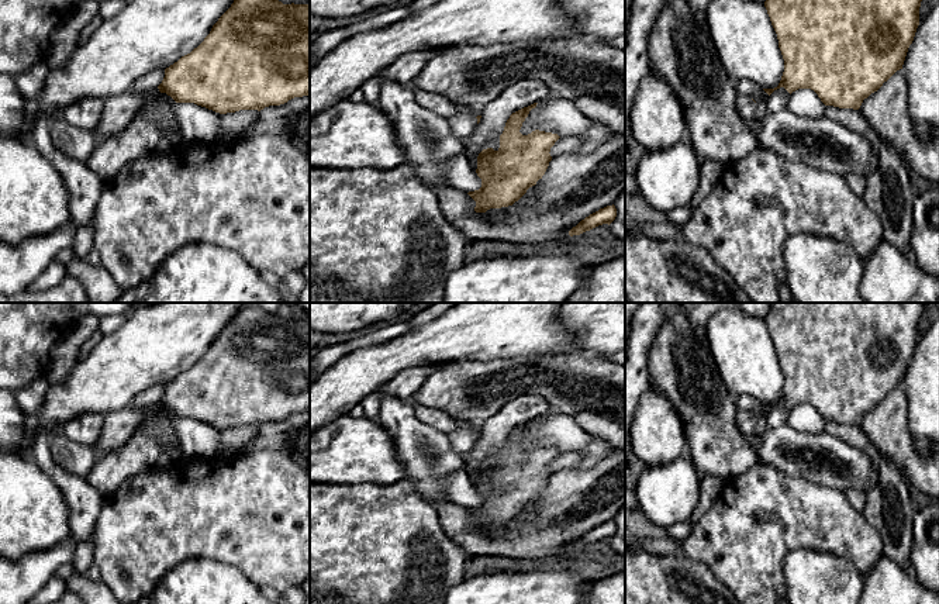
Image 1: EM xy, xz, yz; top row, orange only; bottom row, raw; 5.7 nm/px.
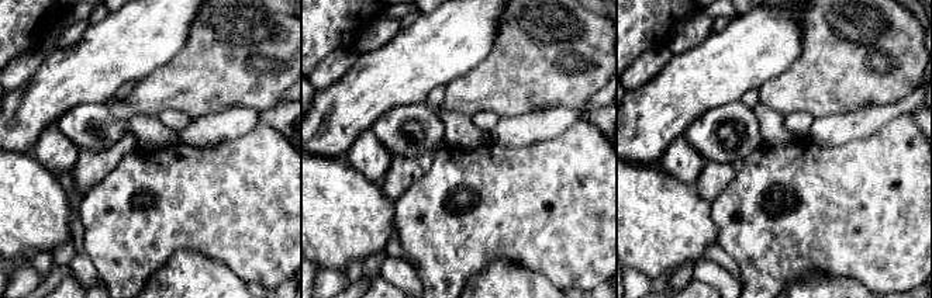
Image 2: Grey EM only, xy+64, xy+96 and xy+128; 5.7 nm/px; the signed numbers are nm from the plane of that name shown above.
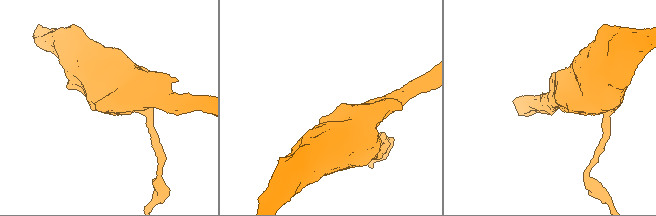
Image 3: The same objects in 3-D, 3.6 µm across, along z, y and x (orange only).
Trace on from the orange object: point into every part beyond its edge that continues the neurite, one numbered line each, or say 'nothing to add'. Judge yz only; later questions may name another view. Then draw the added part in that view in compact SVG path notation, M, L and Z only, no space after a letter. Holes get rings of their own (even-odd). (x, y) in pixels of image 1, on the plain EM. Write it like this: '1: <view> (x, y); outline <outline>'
1: yz (746, 423); outline M738 408L735 422L741 434L749 439L756 429L757 420L749 411Z

